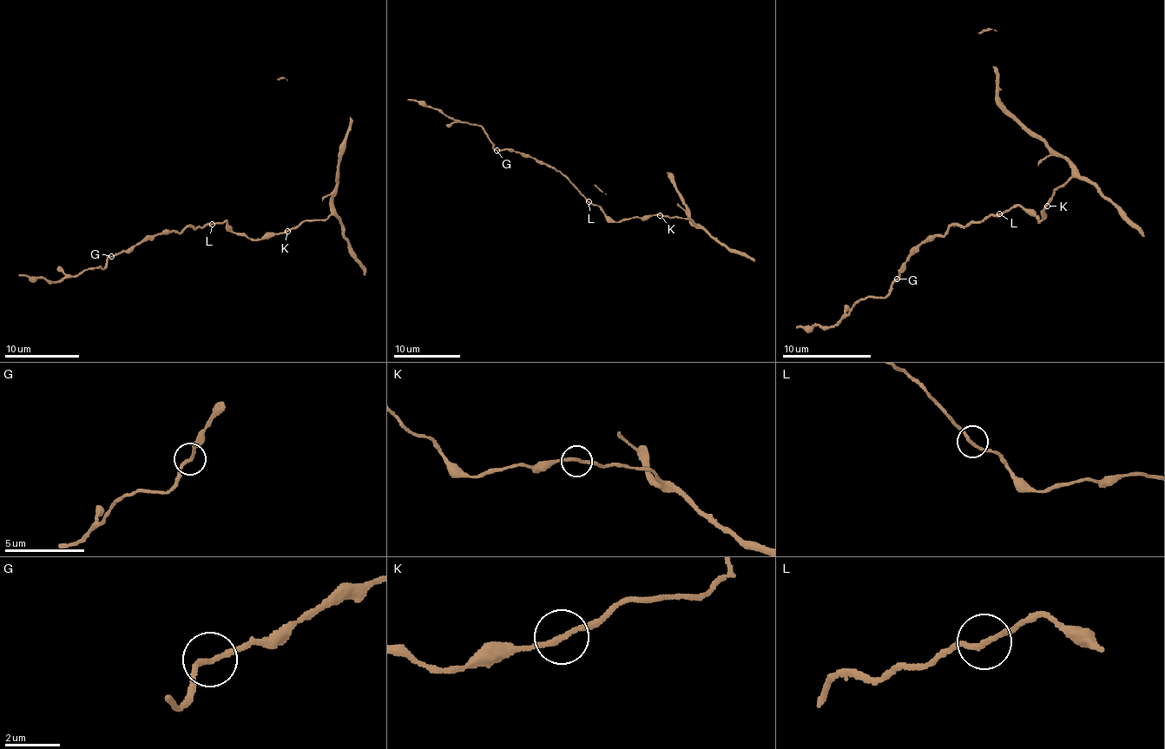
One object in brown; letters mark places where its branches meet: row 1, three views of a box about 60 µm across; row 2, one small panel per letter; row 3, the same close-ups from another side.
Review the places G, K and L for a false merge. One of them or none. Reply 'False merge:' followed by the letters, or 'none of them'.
False merge: none of them

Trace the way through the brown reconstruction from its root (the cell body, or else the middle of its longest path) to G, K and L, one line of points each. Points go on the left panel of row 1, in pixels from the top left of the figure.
G: (229, 226), (224, 220), (201, 227), (186, 226), (180, 233), (166, 230), (146, 236), (112, 256)
K: (229, 226), (233, 233), (253, 239), (270, 238), (287, 231)
L: (229, 226), (224, 220), (221, 223), (212, 224)

